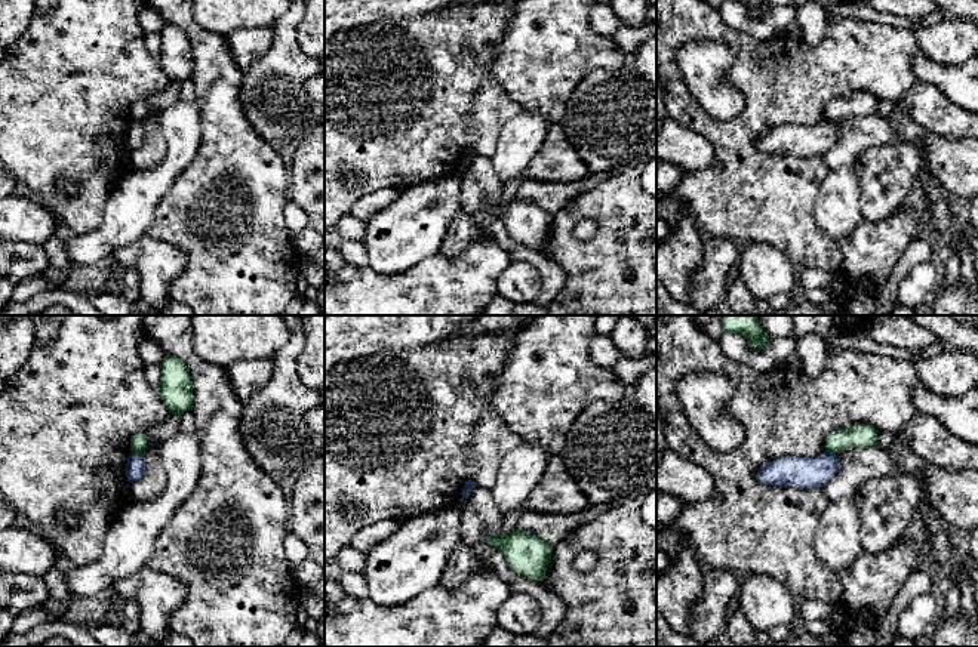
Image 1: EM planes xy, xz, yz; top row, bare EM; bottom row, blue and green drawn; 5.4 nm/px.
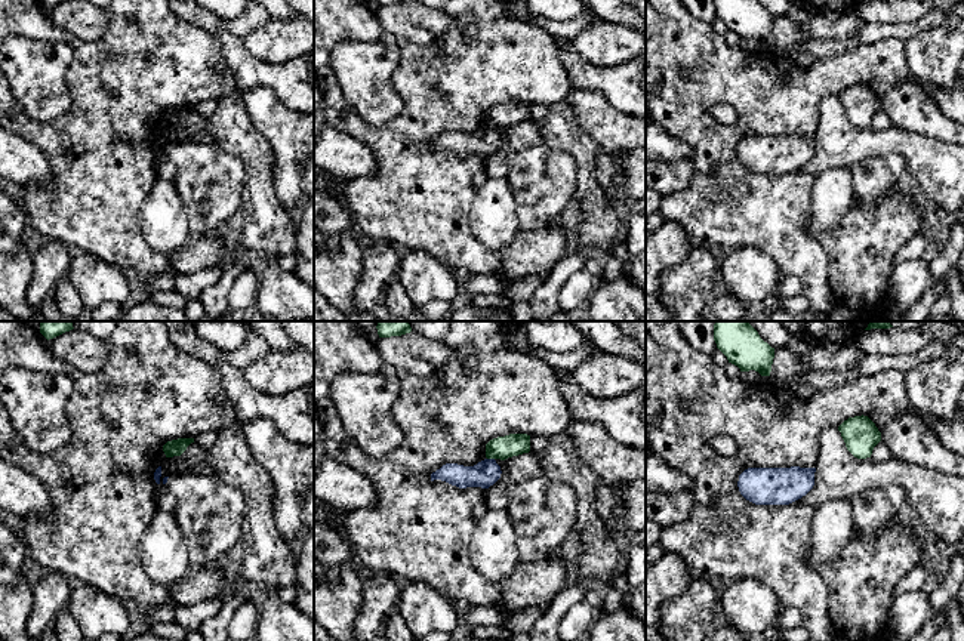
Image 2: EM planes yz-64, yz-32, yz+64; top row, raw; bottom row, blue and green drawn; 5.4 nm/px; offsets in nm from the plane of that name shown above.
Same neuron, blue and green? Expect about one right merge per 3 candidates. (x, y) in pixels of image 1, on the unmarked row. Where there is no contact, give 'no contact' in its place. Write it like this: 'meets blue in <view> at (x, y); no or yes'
meets blue in xy at (137, 122); no

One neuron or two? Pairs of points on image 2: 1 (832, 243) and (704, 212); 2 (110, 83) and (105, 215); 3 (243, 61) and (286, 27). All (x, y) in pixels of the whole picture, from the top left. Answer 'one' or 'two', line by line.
1: two
2: one
3: two

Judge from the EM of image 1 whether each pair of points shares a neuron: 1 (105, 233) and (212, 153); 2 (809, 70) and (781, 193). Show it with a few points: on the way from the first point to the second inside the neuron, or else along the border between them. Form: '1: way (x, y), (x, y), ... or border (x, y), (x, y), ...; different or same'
1: border (196, 154), (154, 210); different
2: way (778, 101), (749, 131), (750, 162); same

